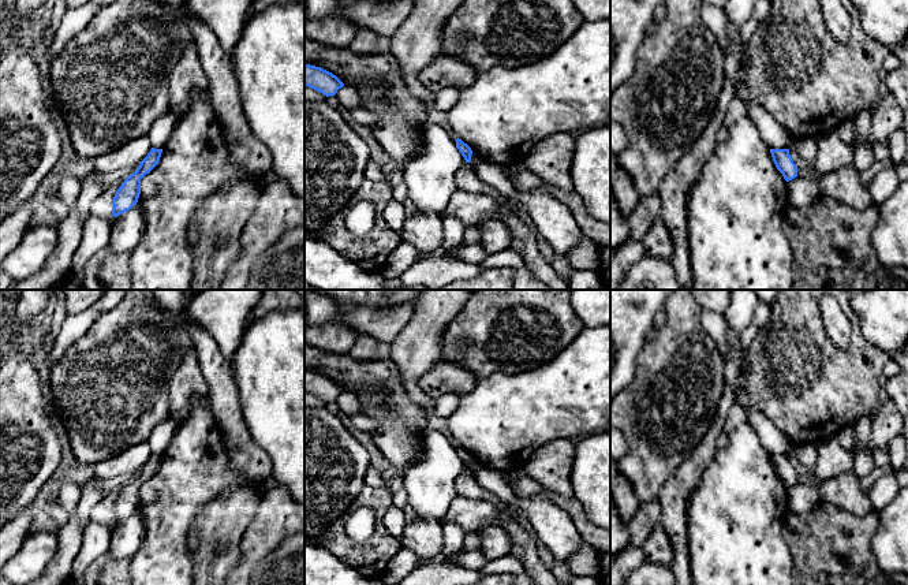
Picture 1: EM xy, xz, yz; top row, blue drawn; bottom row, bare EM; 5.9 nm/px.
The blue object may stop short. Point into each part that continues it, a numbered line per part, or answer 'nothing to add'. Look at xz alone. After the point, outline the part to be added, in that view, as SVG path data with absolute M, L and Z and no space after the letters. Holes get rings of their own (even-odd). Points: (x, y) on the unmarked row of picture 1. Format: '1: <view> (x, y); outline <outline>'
nothing to add

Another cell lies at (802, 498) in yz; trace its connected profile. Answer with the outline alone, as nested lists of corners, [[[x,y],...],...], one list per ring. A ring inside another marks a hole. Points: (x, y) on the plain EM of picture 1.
[[[795,484],[786,488],[788,508],[792,513],[808,513],[819,503],[818,488]]]

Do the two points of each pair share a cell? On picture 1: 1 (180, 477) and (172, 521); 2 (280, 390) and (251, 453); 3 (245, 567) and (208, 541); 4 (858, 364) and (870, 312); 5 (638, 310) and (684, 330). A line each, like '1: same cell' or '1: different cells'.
1: same cell
2: different cells
3: different cells
4: different cells
5: different cells

